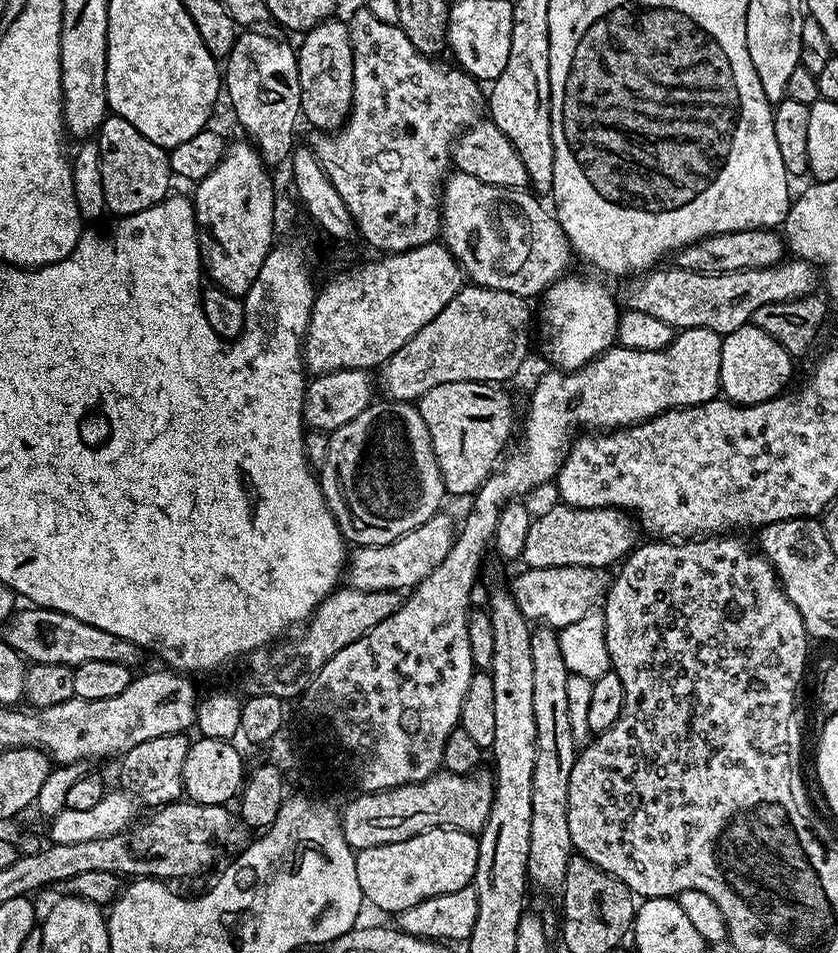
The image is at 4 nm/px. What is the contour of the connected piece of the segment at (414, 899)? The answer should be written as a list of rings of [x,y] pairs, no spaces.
[[[431,828],[402,842],[370,846],[356,852],[358,886],[362,886],[365,901],[369,905],[373,904],[374,907],[381,908],[384,912],[392,912],[391,914],[399,914],[410,906],[418,906],[418,902],[426,898],[434,898],[438,894],[454,894],[454,890],[469,887],[477,866],[477,837],[471,832],[463,832],[457,828]]]

